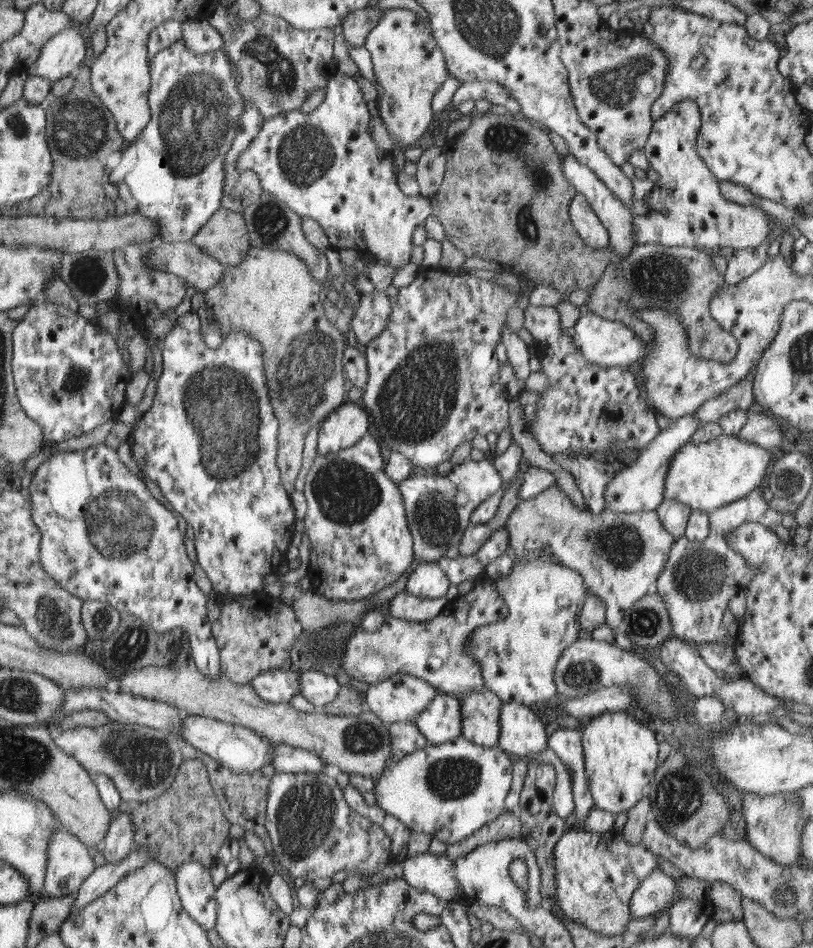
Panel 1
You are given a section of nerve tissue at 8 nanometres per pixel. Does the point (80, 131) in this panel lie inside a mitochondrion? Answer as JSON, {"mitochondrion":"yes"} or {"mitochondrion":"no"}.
{"mitochondrion":"yes"}

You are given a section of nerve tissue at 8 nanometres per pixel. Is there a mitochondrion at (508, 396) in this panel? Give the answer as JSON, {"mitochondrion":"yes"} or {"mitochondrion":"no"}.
{"mitochondrion":"no"}

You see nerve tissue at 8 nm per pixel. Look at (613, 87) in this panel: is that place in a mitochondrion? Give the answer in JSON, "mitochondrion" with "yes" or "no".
{"mitochondrion":"yes"}

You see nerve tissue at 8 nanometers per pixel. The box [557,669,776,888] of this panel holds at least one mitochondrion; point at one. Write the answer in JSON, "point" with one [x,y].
{"point":[678,794]}

